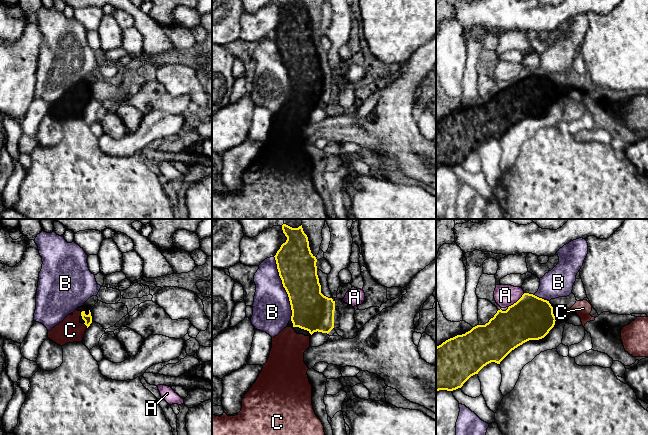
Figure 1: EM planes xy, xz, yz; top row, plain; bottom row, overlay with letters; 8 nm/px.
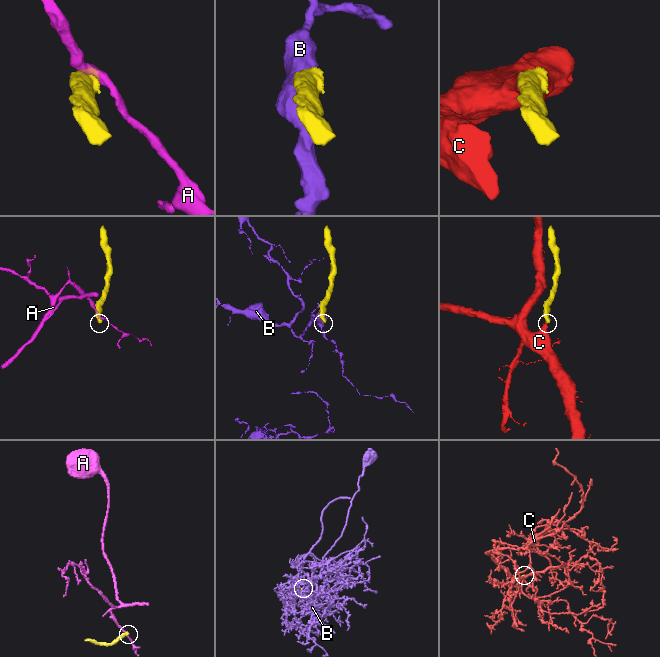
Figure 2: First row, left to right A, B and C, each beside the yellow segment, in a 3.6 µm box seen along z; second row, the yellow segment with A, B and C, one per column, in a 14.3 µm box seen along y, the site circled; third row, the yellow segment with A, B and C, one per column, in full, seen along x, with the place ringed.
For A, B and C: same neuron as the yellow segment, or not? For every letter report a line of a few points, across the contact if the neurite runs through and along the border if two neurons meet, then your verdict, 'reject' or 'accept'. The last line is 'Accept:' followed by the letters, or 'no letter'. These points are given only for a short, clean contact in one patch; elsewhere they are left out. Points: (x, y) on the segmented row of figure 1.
A: yz (524, 293), (508, 307) | reject
B: reject
C: xy (87, 318), (85, 324), (77, 330), (70, 330) | accept
Accept: C

